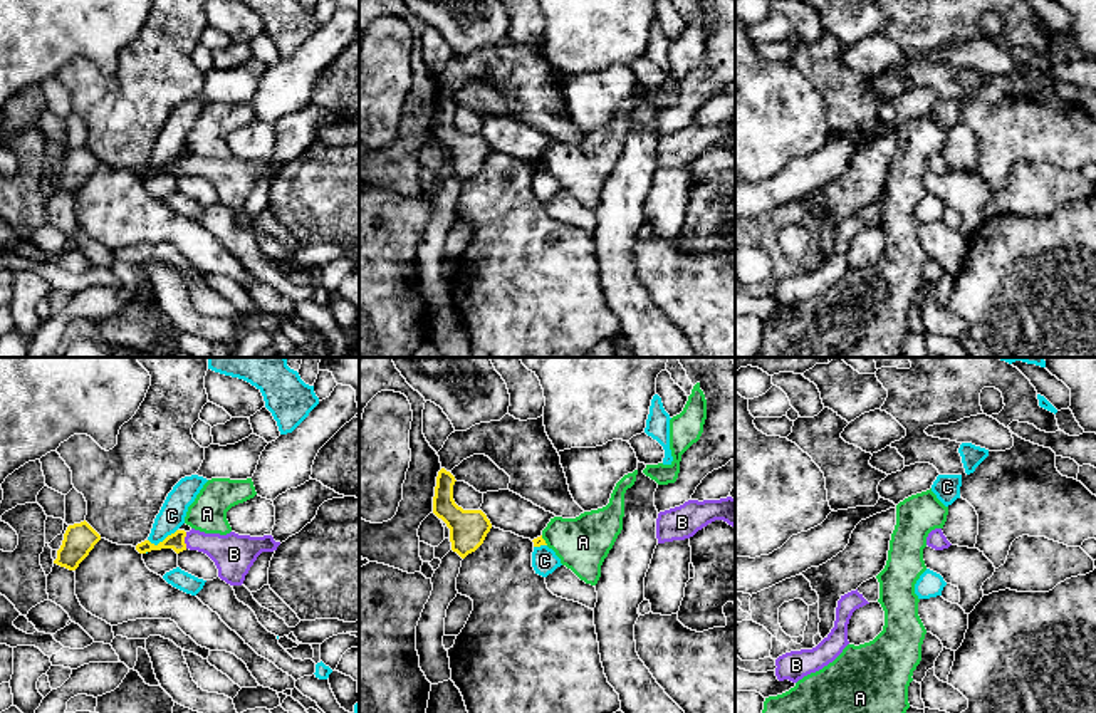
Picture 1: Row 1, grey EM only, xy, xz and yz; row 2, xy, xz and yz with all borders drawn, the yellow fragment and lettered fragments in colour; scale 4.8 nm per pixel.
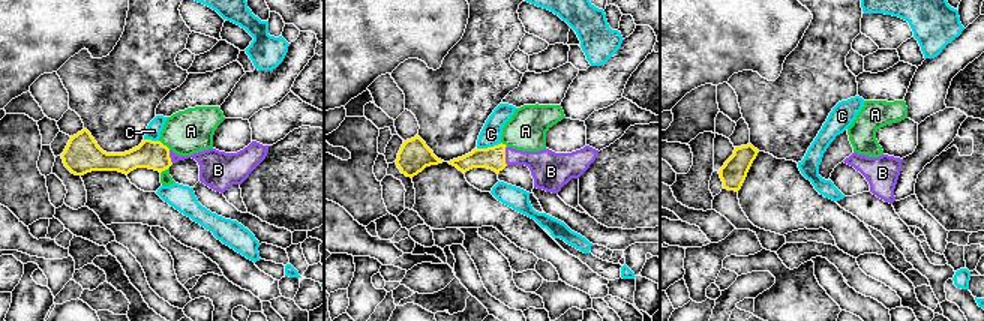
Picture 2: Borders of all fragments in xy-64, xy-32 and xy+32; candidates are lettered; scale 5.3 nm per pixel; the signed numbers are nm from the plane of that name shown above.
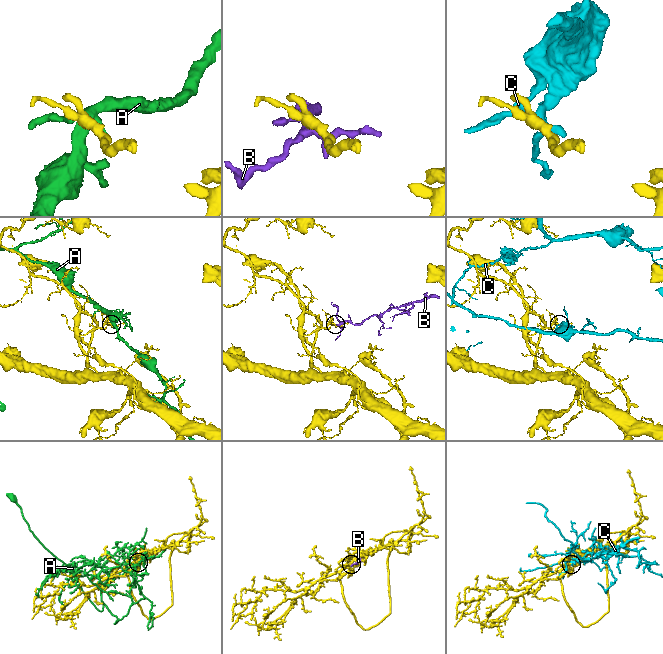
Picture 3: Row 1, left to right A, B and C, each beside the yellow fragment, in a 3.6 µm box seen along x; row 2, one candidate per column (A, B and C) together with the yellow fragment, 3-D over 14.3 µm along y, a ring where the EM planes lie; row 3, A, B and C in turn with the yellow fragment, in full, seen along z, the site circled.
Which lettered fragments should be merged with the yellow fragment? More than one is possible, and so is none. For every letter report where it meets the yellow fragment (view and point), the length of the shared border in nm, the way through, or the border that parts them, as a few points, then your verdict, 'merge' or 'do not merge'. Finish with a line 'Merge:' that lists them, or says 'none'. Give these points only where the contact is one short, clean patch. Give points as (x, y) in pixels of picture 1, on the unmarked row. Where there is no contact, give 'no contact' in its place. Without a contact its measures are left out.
A: contact xz (544, 165); length 60 nm; do not merge
B: contact xy (183, 165); length 80 nm; merge
C: contact xy (163, 165); length 160 nm; do not merge
Merge: B

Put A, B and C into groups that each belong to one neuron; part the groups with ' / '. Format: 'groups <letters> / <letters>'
groups A / B / C

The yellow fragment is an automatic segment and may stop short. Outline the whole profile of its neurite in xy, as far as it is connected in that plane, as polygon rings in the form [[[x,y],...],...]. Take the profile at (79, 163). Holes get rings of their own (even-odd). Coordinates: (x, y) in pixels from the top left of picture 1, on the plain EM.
[[[86,144],[69,149],[54,188],[76,195],[99,164],[101,159]]]

